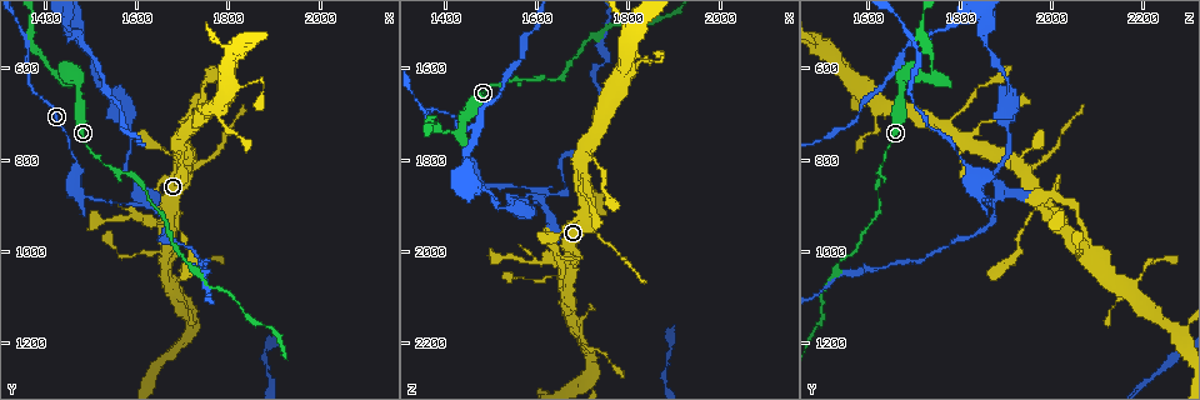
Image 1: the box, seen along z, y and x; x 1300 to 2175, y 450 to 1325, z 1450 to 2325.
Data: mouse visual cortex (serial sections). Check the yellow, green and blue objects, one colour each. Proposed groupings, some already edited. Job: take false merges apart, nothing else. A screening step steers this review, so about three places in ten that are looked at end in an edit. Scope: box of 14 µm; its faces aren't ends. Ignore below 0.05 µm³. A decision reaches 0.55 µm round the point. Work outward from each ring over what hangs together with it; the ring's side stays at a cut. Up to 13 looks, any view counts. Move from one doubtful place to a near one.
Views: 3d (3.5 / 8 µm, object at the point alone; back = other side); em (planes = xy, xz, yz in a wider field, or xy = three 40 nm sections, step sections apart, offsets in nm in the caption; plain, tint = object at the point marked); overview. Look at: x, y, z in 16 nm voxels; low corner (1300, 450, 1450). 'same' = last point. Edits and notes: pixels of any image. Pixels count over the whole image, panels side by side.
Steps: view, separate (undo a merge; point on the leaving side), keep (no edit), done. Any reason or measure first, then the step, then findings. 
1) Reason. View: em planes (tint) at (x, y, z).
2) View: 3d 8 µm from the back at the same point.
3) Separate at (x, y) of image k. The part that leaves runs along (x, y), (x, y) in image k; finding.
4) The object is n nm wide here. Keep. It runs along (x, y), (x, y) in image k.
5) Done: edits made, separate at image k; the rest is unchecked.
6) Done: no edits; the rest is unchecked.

View: 3d 3.5 µm at (1430, 615, 1745).

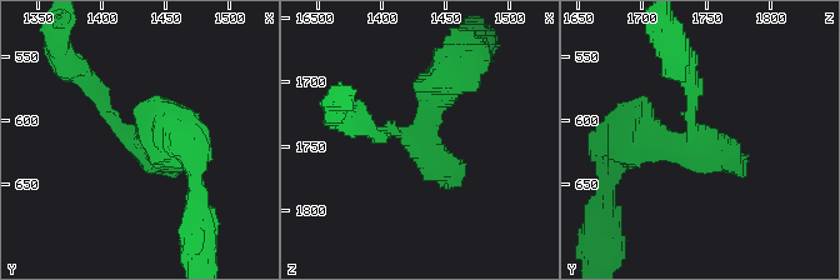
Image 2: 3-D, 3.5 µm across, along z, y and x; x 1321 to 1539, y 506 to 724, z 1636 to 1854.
Shape alone is not enough. View: em planes (tint) at (1428, 618, 1742).

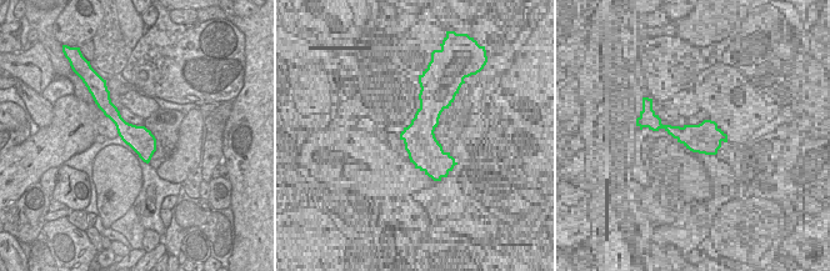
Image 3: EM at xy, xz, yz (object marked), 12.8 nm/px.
Keep. It runs along (171, 138), (133, 141), (86, 76) in image 2; one cell here.

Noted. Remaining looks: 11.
Thick turns thin. View: 3d 8 µm at (1700, 760, 1810).

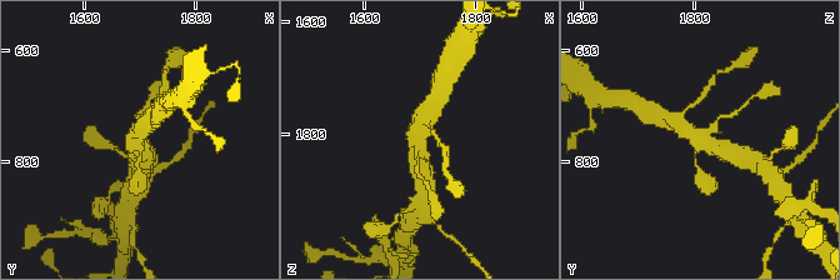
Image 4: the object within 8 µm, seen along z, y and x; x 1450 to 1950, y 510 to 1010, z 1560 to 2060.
View: em xy step 5 (tint) at (1700, 760, 1810).

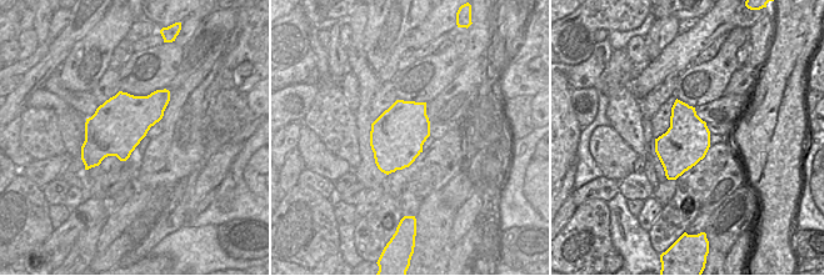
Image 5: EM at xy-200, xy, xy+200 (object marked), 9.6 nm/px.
Keep. It runs along (730, 153), (714, 150), (674, 121) in image 4; continuous, no second cell.

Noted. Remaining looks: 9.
Calibre changes. View: 3d 8 µm from the back at (1740, 815, 1975).

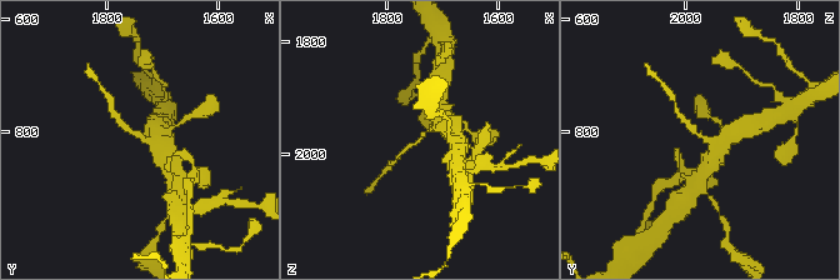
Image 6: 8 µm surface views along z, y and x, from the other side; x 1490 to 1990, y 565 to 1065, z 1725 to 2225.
Closer look. View: 3d 3.5 µm at (1735, 810, 1970).

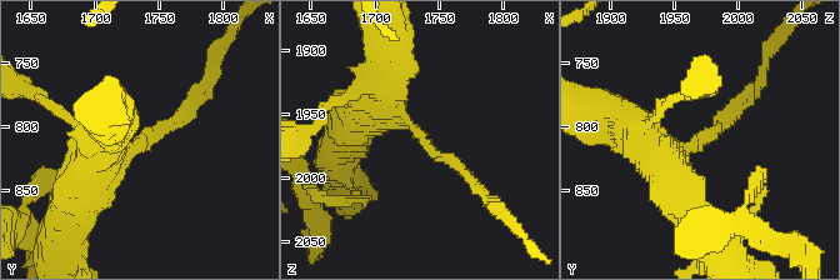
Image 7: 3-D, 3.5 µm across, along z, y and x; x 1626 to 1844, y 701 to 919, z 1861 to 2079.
Need the tissue. View: em xy step 3 (tint) at (1738, 810, 1972).

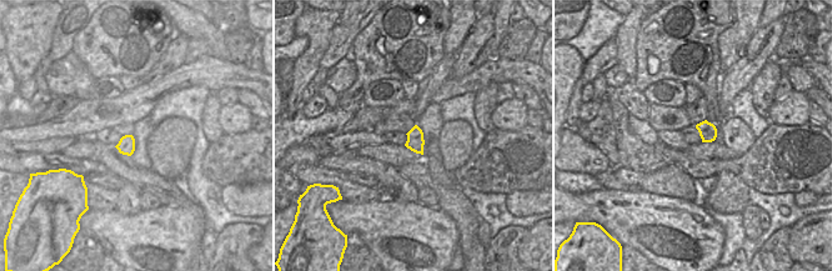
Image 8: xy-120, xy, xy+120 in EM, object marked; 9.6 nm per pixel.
The arms are 200, 500 nm wide. Separate at (726, 113) of image 7. The part that leaves runs along (708, 138), (740, 106), (769, 53) in image 7; a second cell is stuck on.

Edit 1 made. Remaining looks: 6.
View: overview.

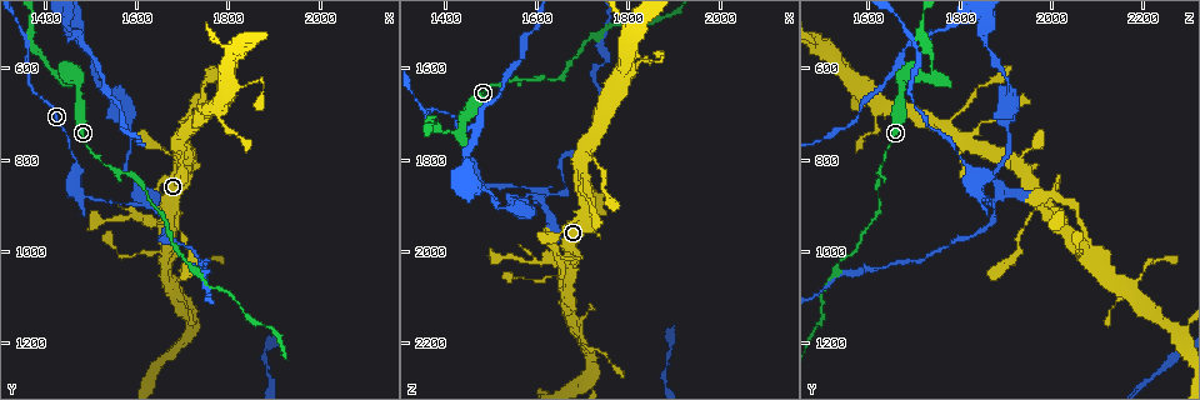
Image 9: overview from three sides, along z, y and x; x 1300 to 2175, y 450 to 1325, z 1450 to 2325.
Thick turns thin. View: 3d 3.5 µm at (1660, 1010, 2080).

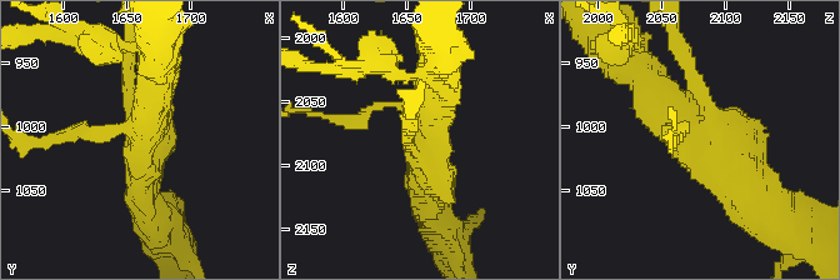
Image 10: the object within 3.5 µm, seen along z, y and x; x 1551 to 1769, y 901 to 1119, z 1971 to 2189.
Need the tissue. View: em xy step 5 (tint) at (1664, 1006, 2086).

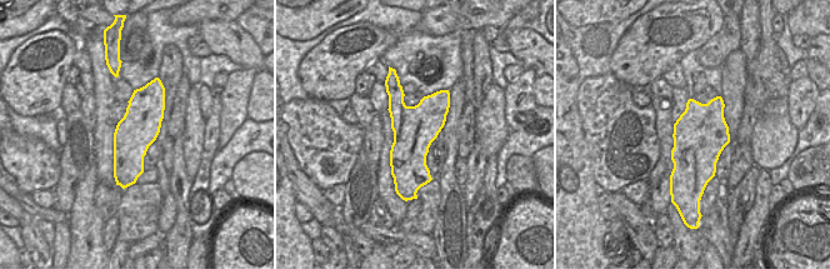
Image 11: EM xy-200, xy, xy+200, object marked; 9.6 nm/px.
Keep. It runs along (644, 81), (761, 200) in image 10; one cell here.

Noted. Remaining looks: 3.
Side arm on a straight run. View: 3d 3.5 µm from the back at (1695, 1090, 2175).

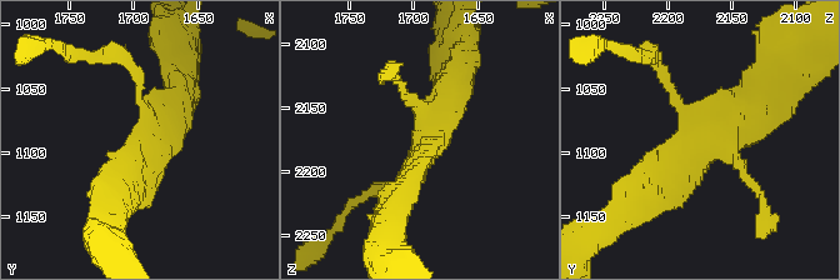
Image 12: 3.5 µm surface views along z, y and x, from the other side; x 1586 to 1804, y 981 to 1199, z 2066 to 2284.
View: em planes (tint) at (1690, 1090, 2172).

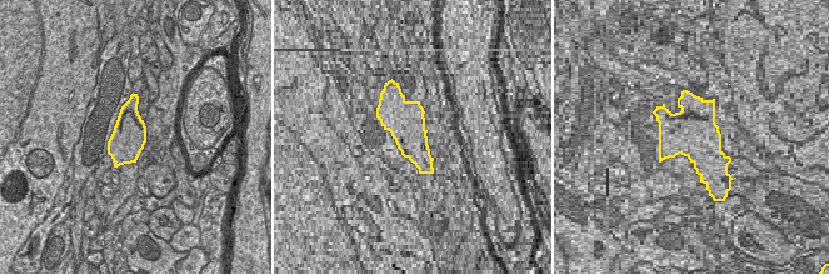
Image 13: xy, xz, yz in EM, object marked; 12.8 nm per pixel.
Keep. It runs along (759, 98), (644, 186) in image 12; continuous, no second cell.

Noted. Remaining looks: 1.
Done: edits made, separate at image 7; the rest is unchecked.

